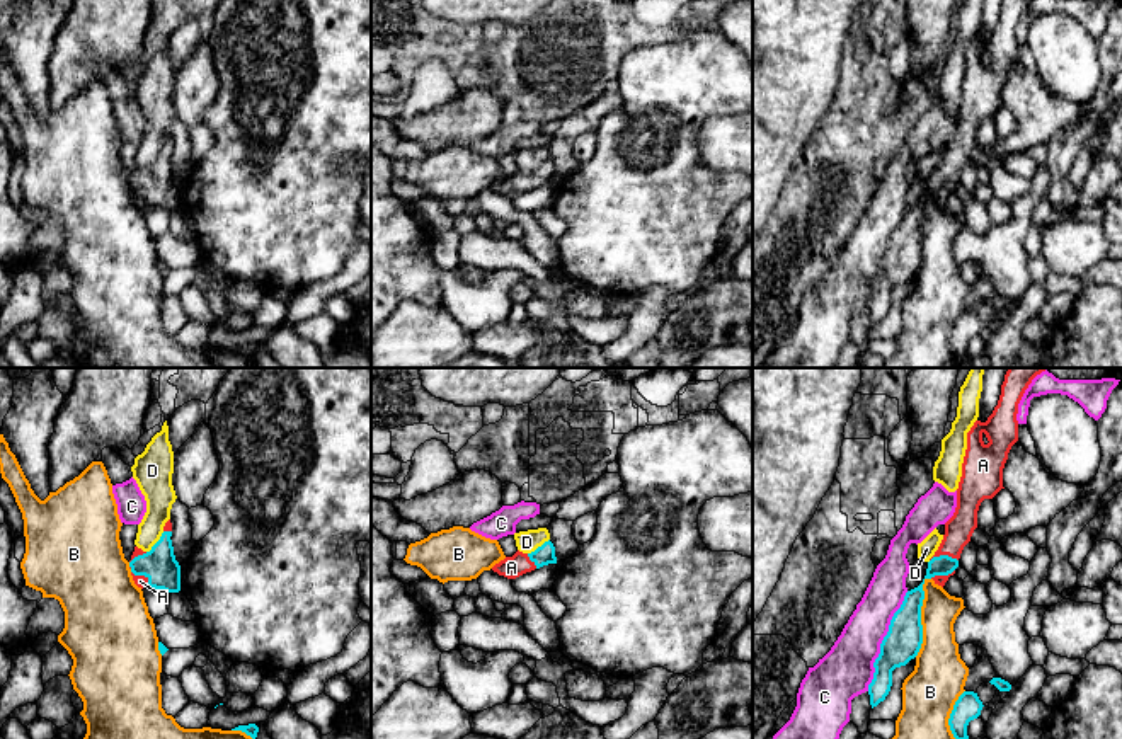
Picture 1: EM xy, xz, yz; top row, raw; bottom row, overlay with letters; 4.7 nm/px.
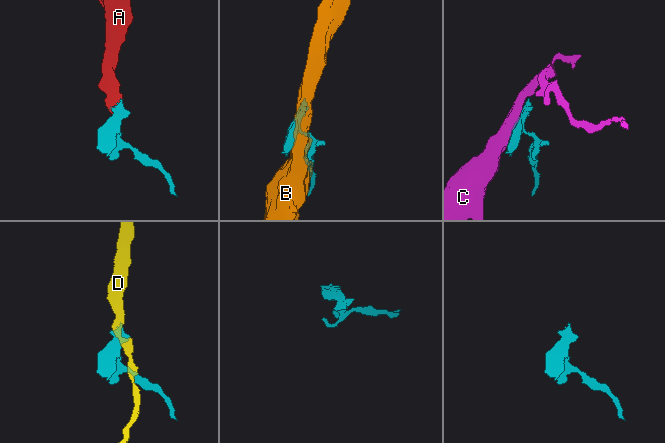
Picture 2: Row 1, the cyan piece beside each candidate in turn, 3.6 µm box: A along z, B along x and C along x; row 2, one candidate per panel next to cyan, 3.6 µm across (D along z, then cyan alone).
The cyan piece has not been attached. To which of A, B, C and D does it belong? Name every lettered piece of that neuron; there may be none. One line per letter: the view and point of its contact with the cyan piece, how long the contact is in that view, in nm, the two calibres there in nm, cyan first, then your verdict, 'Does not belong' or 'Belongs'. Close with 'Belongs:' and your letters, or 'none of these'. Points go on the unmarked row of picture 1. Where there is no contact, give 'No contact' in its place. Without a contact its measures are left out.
A: Touches cyan at yz (944, 174). Shared border 140 nm. Thickness 100 nm (cyan) against 140 nm. Belongs
B: Touches cyan at yz (920, 235). Shared border 380 nm. Thickness 170 nm (cyan) against 220 nm. Does not belong
C: Touches cyan at yz (882, 259). Shared border 500 nm. Thickness 170 nm (cyan) against 240 nm. Does not belong
D: Touches cyan at xy (157, 160). Shared border 130 nm. Thickness 160 nm (cyan) against 150 nm. Does not belong
Belongs: A

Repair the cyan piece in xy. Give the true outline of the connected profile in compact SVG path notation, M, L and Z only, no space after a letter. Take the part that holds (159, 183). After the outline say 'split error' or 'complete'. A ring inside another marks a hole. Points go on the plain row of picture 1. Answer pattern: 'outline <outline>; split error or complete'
outline M172 141L163 145L160 158L150 170L135 165L129 179L133 199L138 206L155 206L167 211L180 209L180 184L175 179L172 165Z; split error

